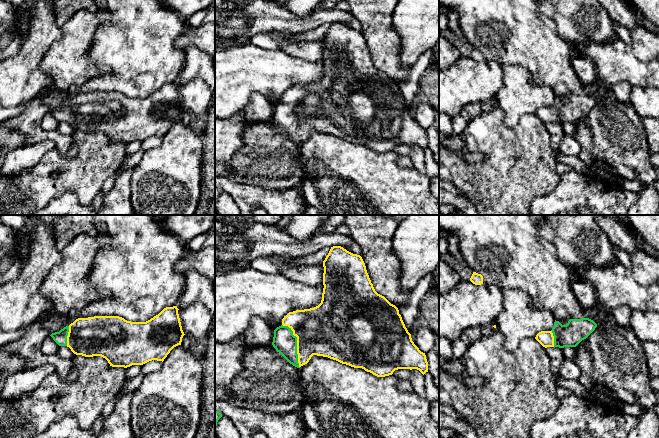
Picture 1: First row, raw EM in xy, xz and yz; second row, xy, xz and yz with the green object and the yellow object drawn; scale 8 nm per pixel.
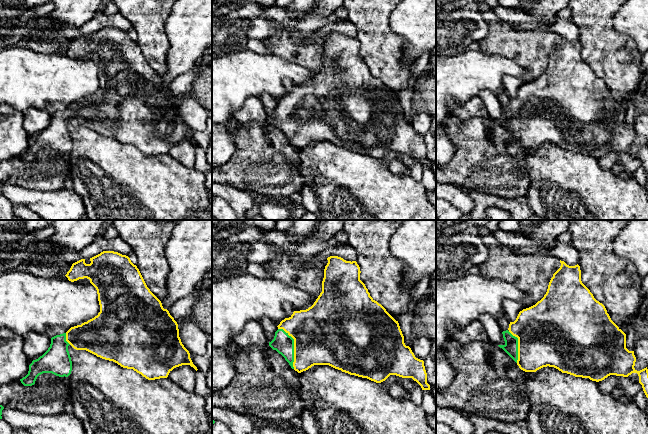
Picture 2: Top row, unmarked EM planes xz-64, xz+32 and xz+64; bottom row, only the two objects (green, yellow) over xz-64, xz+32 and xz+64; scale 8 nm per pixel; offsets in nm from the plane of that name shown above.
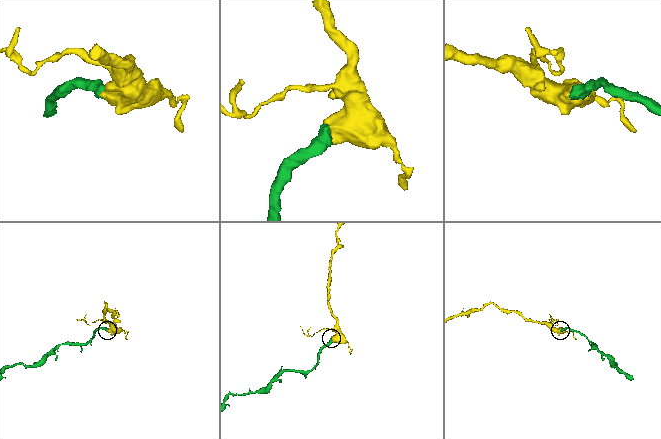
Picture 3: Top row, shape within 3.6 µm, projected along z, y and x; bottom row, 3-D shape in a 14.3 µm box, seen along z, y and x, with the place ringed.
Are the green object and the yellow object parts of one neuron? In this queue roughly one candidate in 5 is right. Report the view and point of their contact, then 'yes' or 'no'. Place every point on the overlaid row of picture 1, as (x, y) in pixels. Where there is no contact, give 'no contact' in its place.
xz (296, 344) | yes

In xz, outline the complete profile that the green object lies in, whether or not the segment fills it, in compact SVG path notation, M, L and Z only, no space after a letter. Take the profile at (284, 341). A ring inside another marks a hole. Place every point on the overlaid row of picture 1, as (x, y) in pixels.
M333 246L323 261L323 267L324 288L321 303L314 308L296 310L284 316L282 325L274 330L272 345L276 351L297 368L307 364L313 355L317 355L354 368L362 368L377 377L392 375L398 369L417 369L423 375L428 372L425 353L412 341L398 308L375 291L362 257L341 246Z

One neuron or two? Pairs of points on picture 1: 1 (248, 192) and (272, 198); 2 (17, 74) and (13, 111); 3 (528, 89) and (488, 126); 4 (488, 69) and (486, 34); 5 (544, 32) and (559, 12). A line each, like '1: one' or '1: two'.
1: one
2: two
3: two
4: two
5: two

